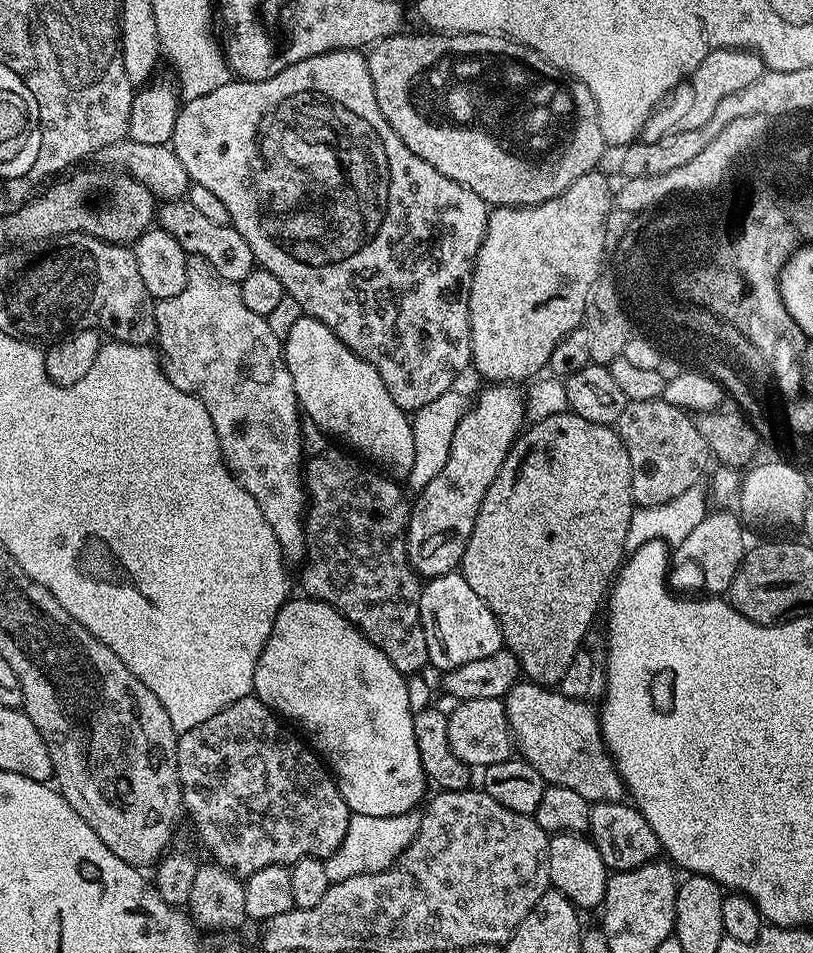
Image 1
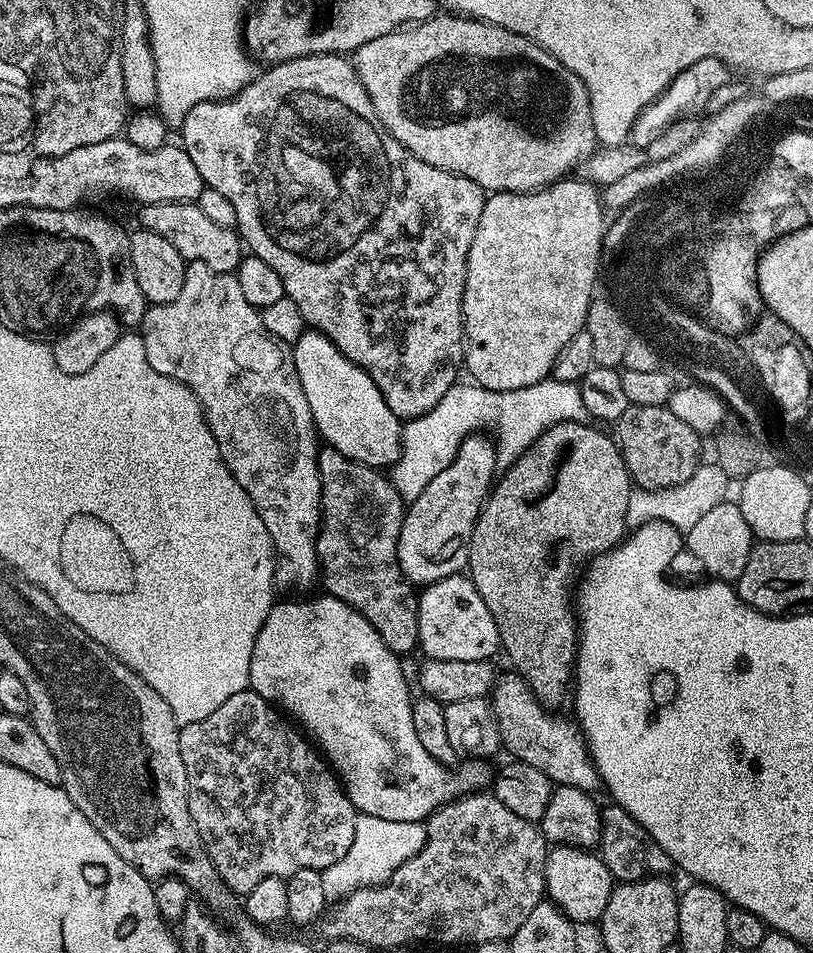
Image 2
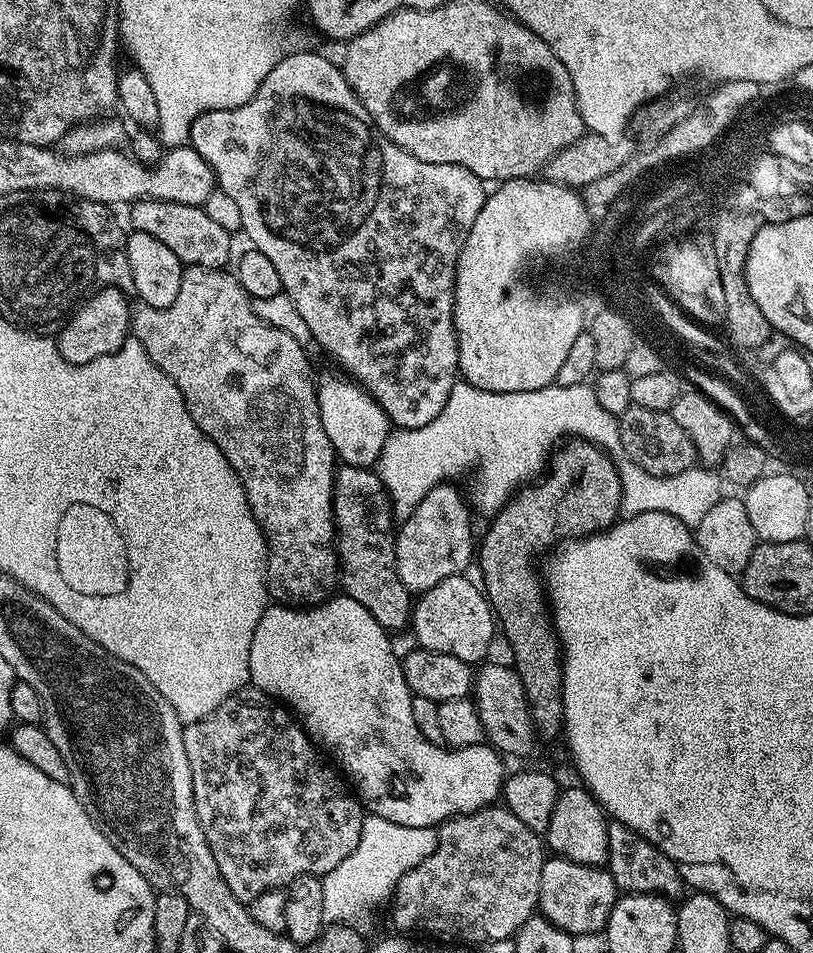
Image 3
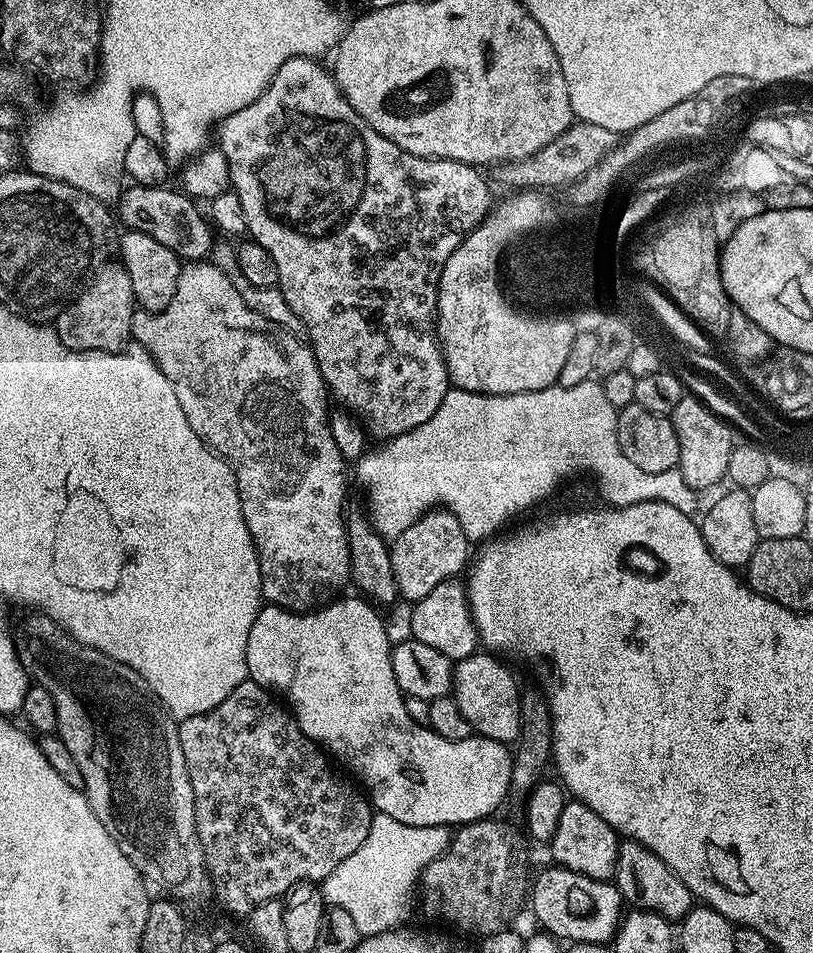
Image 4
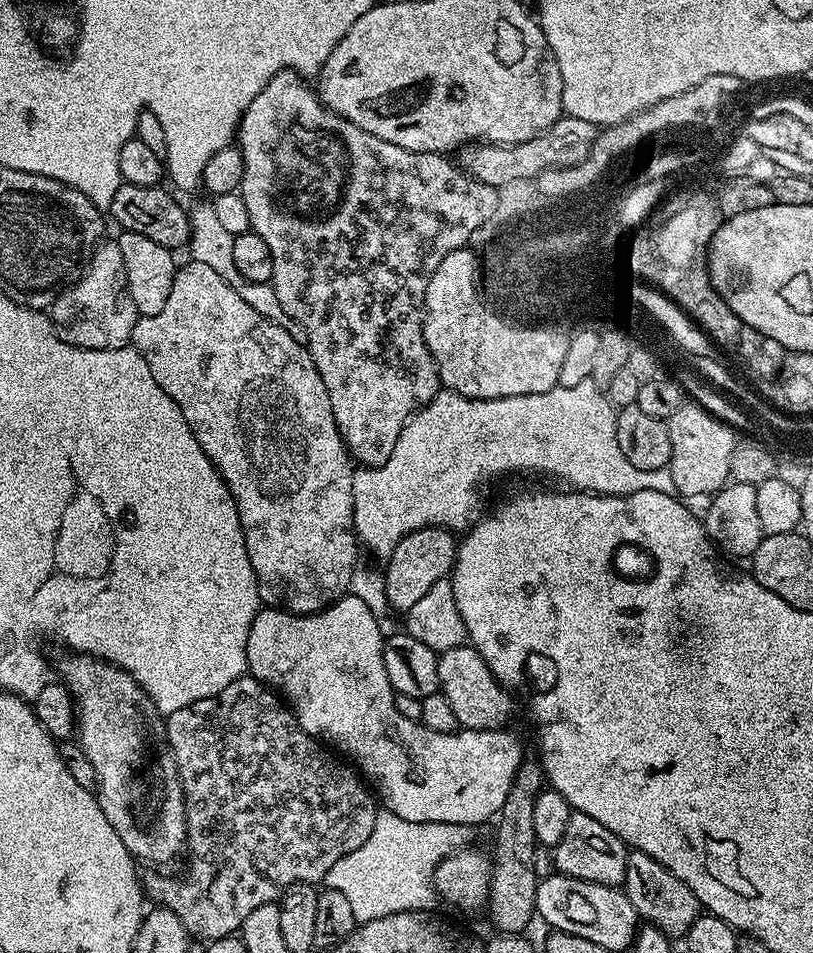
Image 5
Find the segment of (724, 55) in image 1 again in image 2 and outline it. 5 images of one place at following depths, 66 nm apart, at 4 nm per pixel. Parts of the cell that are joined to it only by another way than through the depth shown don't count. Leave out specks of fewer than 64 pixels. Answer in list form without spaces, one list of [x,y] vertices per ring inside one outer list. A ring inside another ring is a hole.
[[[717,56],[699,59],[694,65],[680,71],[660,92],[658,98],[651,100],[640,111],[638,118],[632,123],[629,143],[645,150],[649,149],[670,124],[704,111],[712,96],[727,84],[730,75],[731,69]]]

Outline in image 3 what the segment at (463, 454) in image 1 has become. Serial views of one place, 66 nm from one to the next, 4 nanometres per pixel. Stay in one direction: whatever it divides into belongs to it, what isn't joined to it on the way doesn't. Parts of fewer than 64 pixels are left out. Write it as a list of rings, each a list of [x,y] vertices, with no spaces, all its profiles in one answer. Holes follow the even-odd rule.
[[[445,482],[434,486],[422,502],[395,529],[396,565],[398,578],[402,578],[402,586],[413,594],[423,594],[442,578],[458,576],[465,571],[468,559],[474,556],[474,536],[472,540],[472,516],[469,501],[456,489],[457,485]]]

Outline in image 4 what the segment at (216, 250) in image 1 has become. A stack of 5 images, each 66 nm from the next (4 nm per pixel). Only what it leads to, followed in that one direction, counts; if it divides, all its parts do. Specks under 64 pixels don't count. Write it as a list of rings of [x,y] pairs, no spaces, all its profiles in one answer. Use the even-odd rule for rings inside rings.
[[[141,184],[125,187],[118,196],[119,223],[129,232],[150,234],[150,238],[162,242],[162,246],[166,246],[166,250],[174,250],[174,254],[185,261],[200,262],[211,257],[214,247],[214,239],[212,240],[214,228],[209,217],[205,213],[203,216],[196,209],[199,207],[197,201],[192,197],[184,195],[183,191],[177,190],[175,187],[173,187],[174,189],[168,187],[155,188]]]

